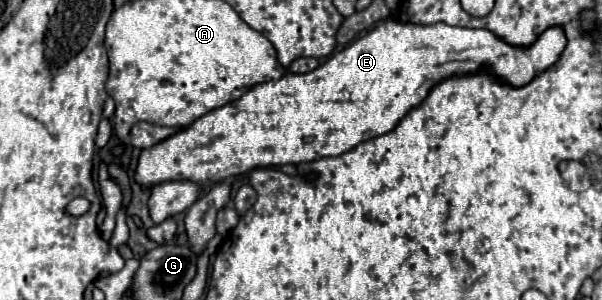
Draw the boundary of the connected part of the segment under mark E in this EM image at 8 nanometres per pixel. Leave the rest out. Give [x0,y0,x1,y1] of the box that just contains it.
[135,17,567,187]

